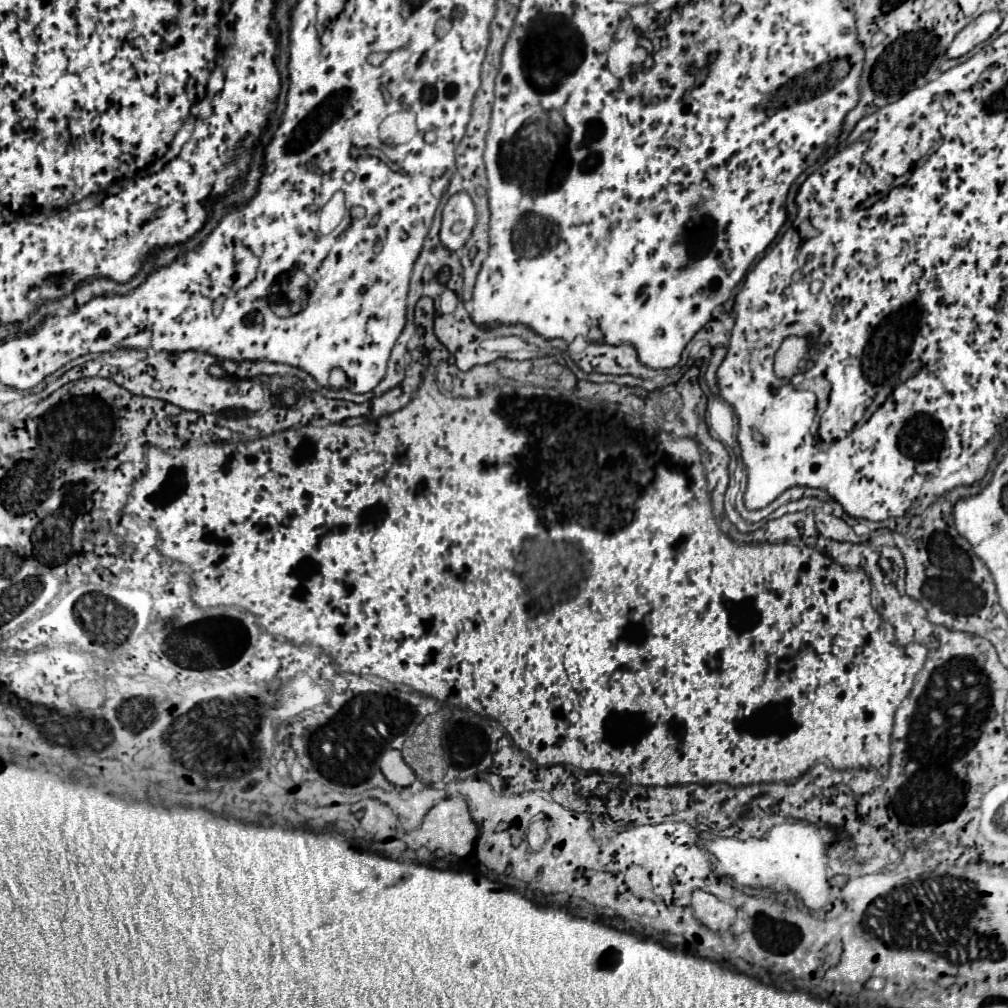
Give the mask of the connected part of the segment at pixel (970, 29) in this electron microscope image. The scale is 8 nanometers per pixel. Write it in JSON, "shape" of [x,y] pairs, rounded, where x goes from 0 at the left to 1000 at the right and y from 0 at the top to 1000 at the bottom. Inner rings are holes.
{"shape":[[[974,13],[972,17],[964,19],[944,41],[944,45],[938,49],[938,59],[948,59],[958,55],[964,47],[978,41],[994,23],[992,13]]]}

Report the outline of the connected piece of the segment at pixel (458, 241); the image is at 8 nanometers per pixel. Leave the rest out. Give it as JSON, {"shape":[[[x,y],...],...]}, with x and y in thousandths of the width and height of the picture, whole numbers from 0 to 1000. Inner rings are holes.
{"shape":[[[452,191],[438,207],[437,239],[442,247],[454,249],[466,235],[472,221],[470,201],[464,191]]]}

